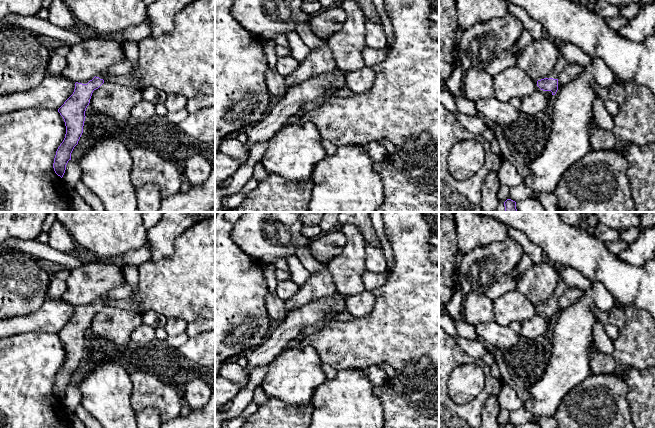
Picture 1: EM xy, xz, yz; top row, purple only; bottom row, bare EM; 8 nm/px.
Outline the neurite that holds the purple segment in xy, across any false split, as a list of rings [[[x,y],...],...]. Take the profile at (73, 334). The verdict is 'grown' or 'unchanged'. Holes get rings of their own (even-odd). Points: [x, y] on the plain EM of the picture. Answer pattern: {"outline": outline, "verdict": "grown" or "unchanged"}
{"outline": [[[101,298],[89,305],[76,306],[73,318],[58,333],[65,346],[66,358],[56,375],[53,392],[61,402],[65,397],[68,385],[71,384],[71,377],[83,357],[85,335],[91,320],[103,307],[103,299]]], "verdict": "grown"}

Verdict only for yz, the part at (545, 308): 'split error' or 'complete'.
split error

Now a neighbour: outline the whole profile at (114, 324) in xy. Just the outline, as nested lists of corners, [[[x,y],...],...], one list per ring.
[[[104,306],[90,323],[93,334],[105,338],[115,345],[128,347],[133,330],[142,324],[142,315],[117,307]]]

